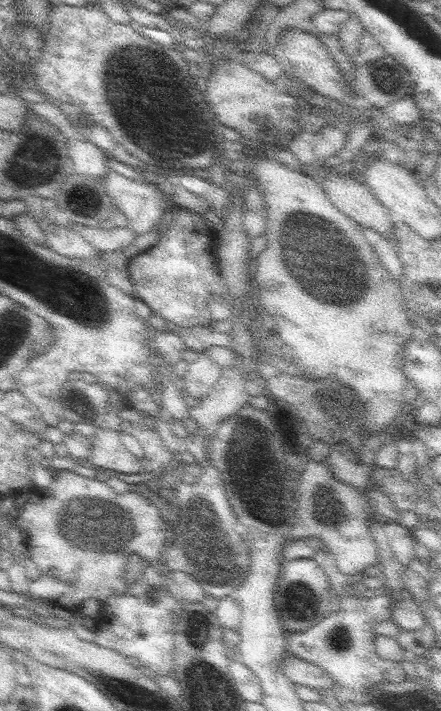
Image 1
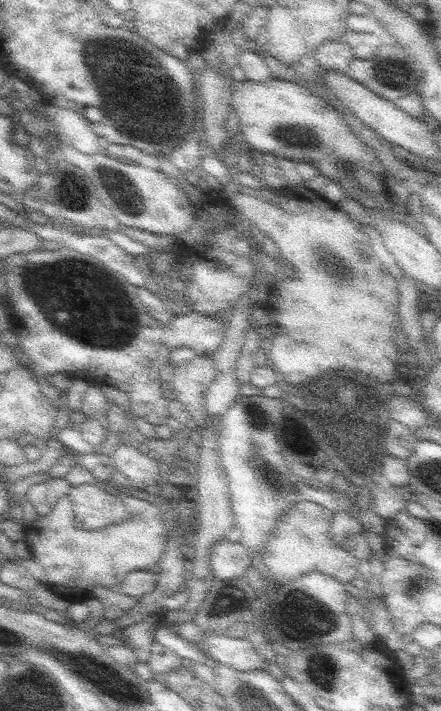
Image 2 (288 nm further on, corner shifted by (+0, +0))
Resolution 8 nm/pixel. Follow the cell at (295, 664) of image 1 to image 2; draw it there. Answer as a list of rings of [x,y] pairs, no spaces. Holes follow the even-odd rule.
[[[185,622],[185,624],[173,624],[175,634],[189,642],[191,646],[197,646],[205,656],[209,656],[211,660],[225,664],[233,670],[253,670],[253,668],[265,668],[267,664],[265,660],[253,650],[253,644],[249,642],[249,638],[227,638],[225,636],[215,636],[215,634],[201,634],[201,630],[193,624],[193,622]]]

